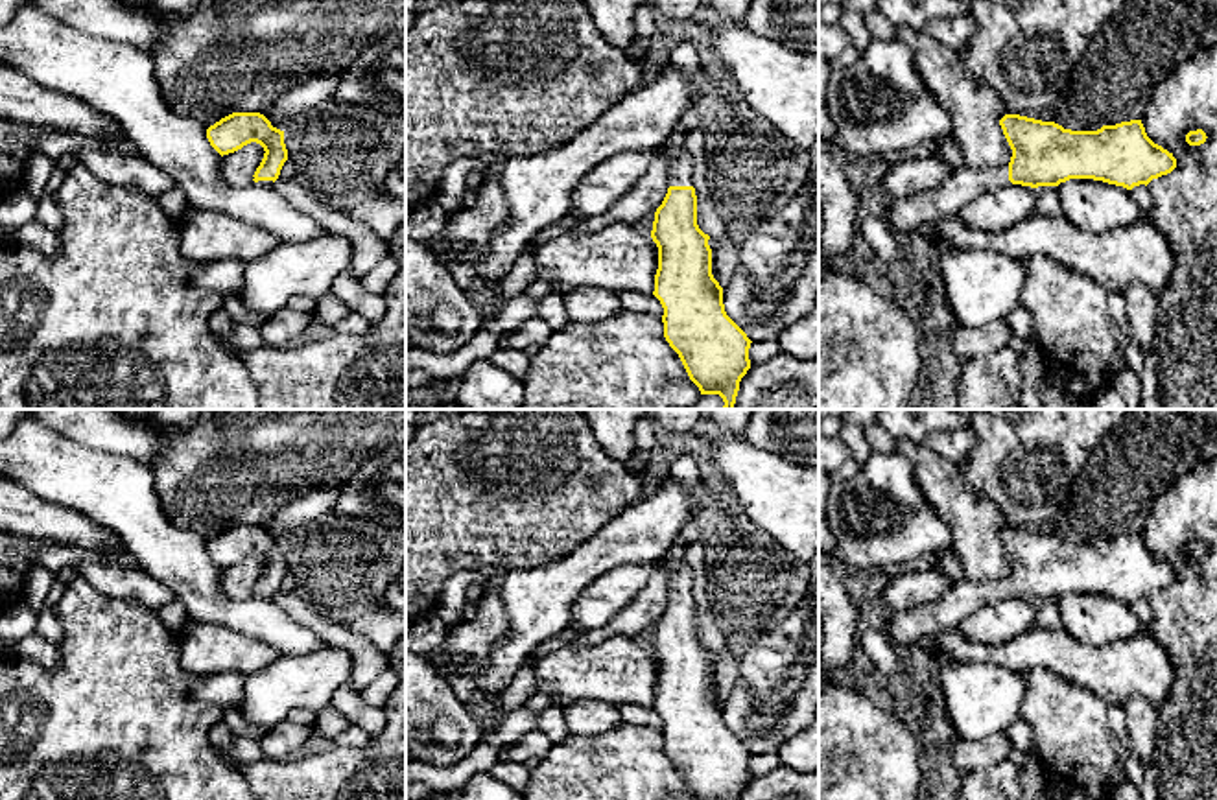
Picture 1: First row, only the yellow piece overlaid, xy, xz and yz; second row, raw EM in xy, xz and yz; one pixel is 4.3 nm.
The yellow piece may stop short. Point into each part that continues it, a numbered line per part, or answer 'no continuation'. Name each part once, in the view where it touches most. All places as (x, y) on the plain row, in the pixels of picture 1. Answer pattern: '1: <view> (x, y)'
1: xz (681, 581)

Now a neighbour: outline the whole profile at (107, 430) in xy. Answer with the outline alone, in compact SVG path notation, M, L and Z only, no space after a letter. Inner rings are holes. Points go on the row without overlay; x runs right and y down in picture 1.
M30 409L30 417L79 444L146 465L179 429L177 424L131 422L120 409Z

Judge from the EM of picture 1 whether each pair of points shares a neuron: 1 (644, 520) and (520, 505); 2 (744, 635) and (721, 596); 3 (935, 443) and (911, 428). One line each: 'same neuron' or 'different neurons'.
1: different neurons
2: same neuron
3: different neurons

